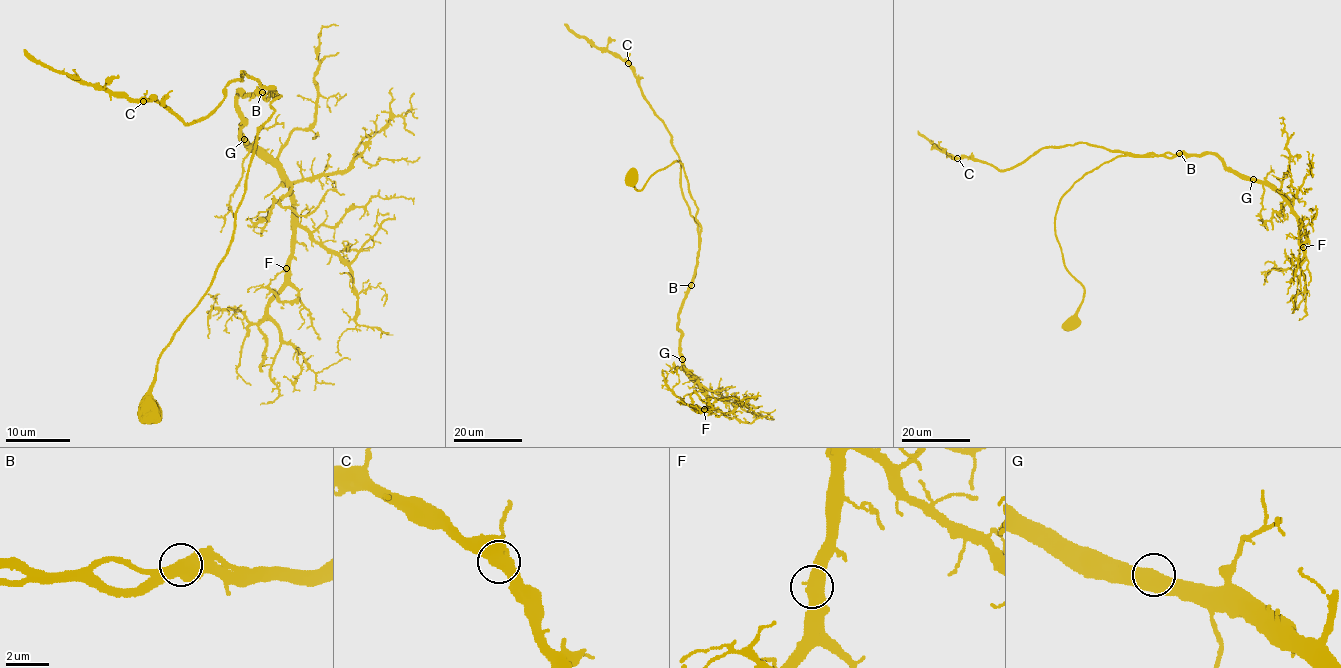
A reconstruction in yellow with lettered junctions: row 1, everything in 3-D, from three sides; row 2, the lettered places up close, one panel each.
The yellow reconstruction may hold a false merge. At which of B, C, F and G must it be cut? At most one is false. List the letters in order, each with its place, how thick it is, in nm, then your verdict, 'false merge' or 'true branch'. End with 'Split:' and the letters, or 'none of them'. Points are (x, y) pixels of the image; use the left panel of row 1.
B: at (262, 92); 550 nm thick; true branch
C: at (143, 101); 600 nm thick; true branch
F: at (286, 268); 550 nm thick; true branch
G: at (244, 139); 550 nm thick; true branch
Split: none of them

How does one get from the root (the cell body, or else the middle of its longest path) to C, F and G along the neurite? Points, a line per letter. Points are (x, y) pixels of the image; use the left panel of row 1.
C: (151, 410), (158, 357), (227, 252), (257, 131), (280, 96), (243, 72), (196, 122), (143, 101)
F: (151, 410), (158, 357), (227, 252), (257, 131), (280, 96), (238, 91), (241, 135), (289, 191), (286, 268)
G: (151, 410), (158, 357), (227, 252), (257, 131), (280, 96), (238, 91), (244, 139)

